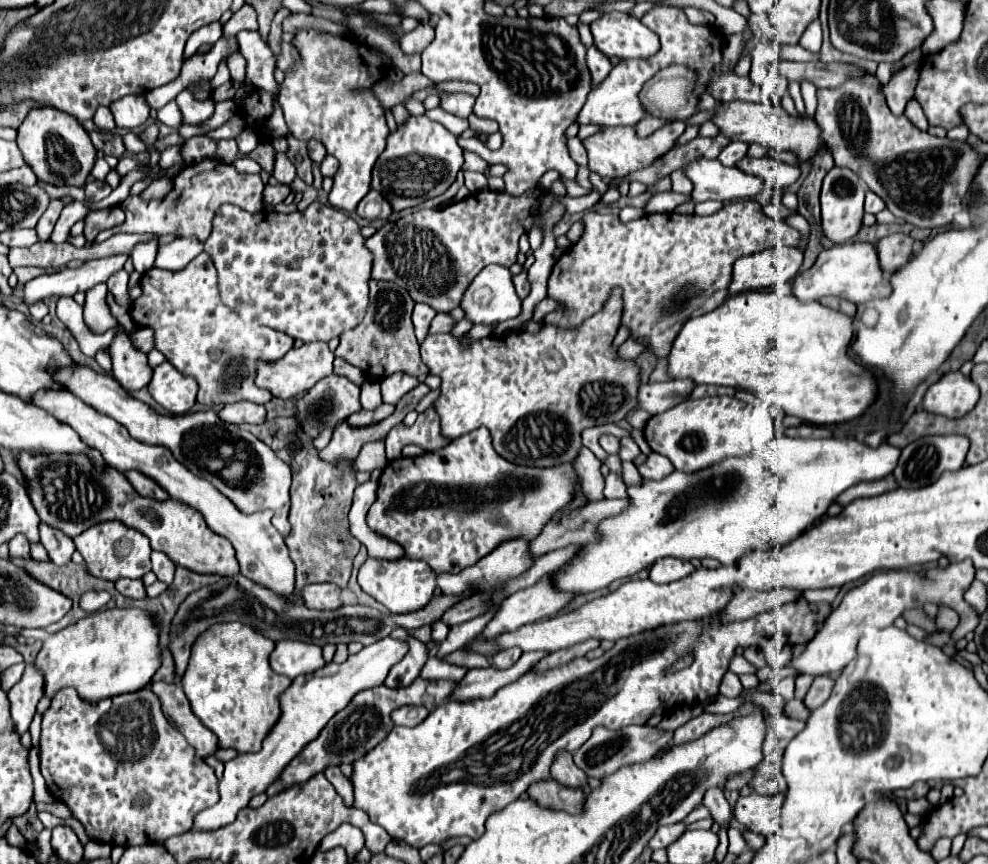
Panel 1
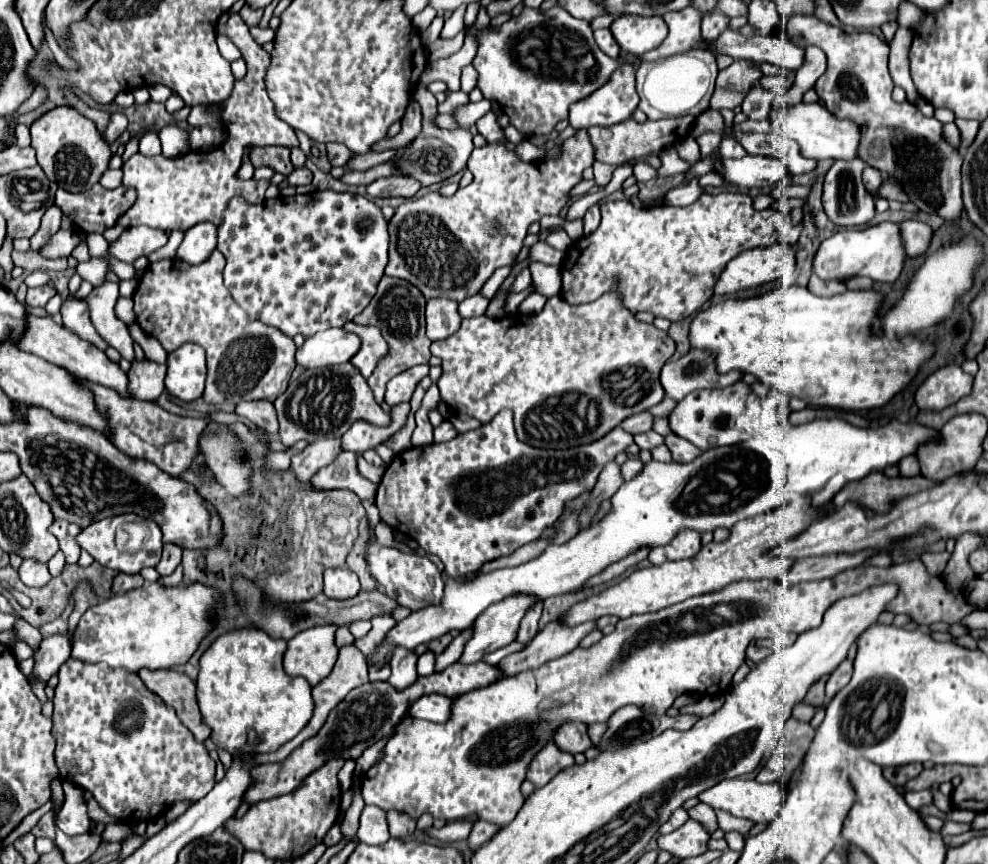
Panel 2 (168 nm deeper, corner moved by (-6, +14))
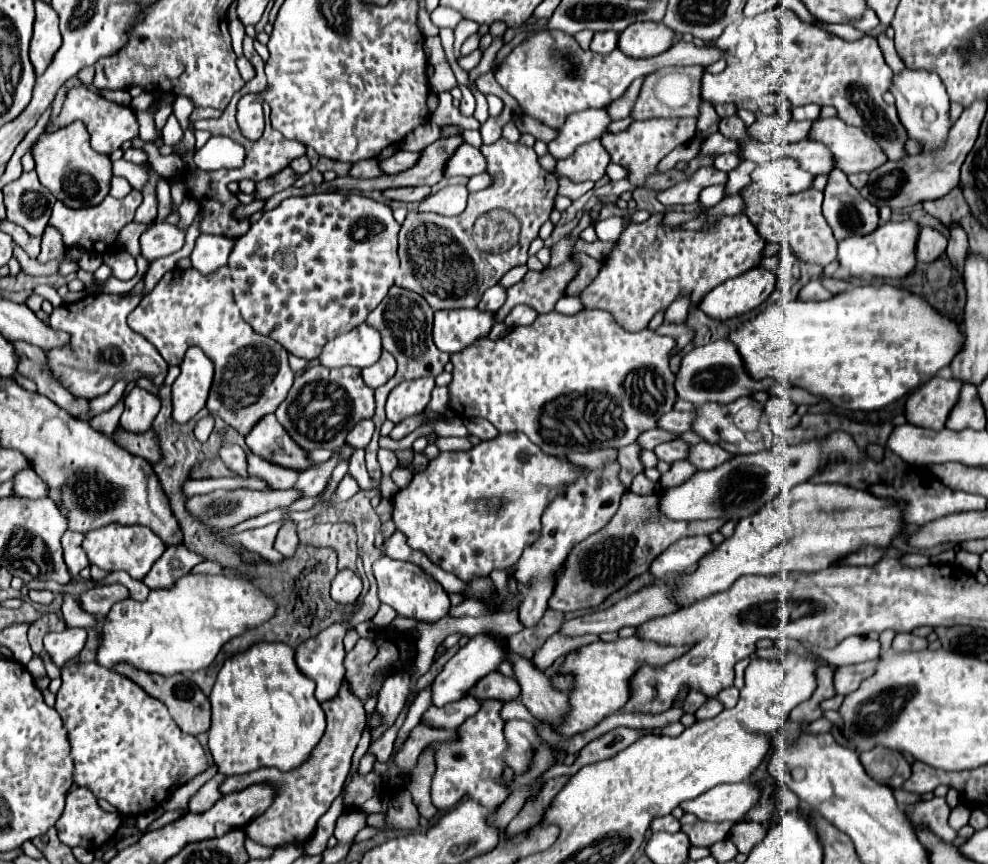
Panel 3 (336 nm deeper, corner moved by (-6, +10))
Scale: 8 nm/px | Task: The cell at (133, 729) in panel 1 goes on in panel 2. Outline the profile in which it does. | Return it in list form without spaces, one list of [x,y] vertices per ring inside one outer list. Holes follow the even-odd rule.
[[[68,659],[58,671],[52,703],[52,735],[56,739],[54,757],[60,779],[90,791],[98,805],[118,821],[154,821],[166,807],[178,801],[194,803],[216,785],[216,761],[208,755],[204,743],[194,739],[194,735],[180,723],[176,711],[154,691],[146,689],[136,673]]]

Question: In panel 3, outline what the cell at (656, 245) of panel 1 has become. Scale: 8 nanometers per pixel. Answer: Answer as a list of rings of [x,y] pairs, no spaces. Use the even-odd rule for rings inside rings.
[[[652,215],[644,223],[632,223],[626,227],[626,231],[620,235],[618,247],[606,257],[606,263],[598,277],[580,295],[586,309],[610,311],[624,329],[642,331],[660,309],[666,309],[680,295],[688,293],[692,297],[692,305],[698,305],[708,291],[712,291],[726,279],[754,269],[762,259],[762,249],[766,243],[746,215],[722,217],[712,231],[684,231],[678,227],[660,225],[660,219],[662,215]]]

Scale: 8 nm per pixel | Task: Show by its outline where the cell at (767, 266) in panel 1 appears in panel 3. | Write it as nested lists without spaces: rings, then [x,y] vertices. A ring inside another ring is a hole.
[[[754,267],[742,273],[742,277],[728,279],[722,285],[714,287],[710,293],[706,293],[698,307],[716,321],[728,321],[732,317],[756,309],[770,297],[774,287],[776,287],[774,271]]]

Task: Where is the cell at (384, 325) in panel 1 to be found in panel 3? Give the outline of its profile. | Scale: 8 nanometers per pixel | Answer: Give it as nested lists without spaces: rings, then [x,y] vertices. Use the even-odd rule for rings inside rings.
[[[394,285],[390,289],[390,293],[382,299],[382,303],[366,319],[366,323],[370,327],[374,327],[374,329],[378,329],[382,333],[384,349],[390,351],[396,357],[396,361],[398,361],[396,375],[388,383],[384,383],[382,387],[376,389],[376,413],[372,417],[372,421],[376,423],[376,431],[372,435],[372,441],[366,447],[366,465],[368,465],[368,473],[370,473],[372,479],[380,479],[380,475],[382,475],[380,473],[380,465],[376,461],[376,451],[378,451],[378,439],[380,439],[380,427],[386,421],[384,403],[386,403],[388,393],[398,383],[408,381],[408,379],[438,377],[444,371],[444,365],[450,361],[450,355],[438,351],[438,347],[432,341],[432,315],[434,315],[434,311],[430,309],[430,305],[426,305],[426,301],[418,293],[412,293],[408,289],[402,289],[402,287]]]

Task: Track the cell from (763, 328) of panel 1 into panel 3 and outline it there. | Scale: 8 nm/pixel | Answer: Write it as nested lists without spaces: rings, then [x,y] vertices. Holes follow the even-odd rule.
[[[886,283],[858,285],[828,301],[776,301],[756,319],[730,333],[730,341],[738,347],[746,371],[754,379],[772,377],[776,381],[792,381],[796,387],[822,395],[836,407],[848,411],[882,409],[912,393],[920,387],[922,375],[934,377],[942,367],[950,365],[954,353],[962,349],[962,337],[960,325],[938,313],[924,297]]]

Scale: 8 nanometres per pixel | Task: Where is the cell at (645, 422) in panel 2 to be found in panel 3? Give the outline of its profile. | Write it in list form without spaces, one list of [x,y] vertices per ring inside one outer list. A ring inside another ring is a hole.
[[[670,411],[658,419],[658,427],[674,433],[684,433],[692,429],[696,413],[694,411]]]

